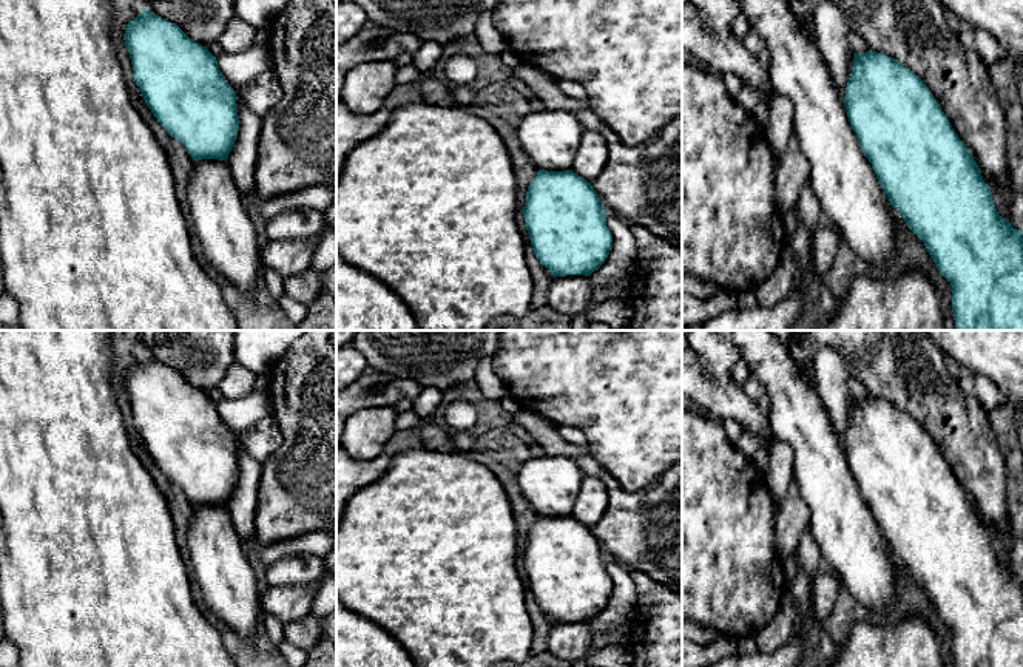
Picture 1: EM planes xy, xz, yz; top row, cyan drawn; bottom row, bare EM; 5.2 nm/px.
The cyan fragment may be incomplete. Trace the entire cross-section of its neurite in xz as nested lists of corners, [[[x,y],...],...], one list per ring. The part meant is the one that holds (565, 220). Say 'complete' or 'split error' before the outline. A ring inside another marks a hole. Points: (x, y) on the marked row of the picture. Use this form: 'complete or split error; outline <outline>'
split error; outline [[[545,108],[528,113],[515,130],[518,142],[539,168],[522,212],[535,258],[554,276],[591,275],[608,258],[613,235],[606,227],[603,202],[591,182],[572,171],[583,127],[563,108]]]

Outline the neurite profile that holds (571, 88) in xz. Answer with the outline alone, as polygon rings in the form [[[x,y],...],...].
[[[560,79],[559,88],[568,96],[577,100],[588,100],[588,93],[582,83],[569,79]]]

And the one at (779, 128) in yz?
[[[782,94],[770,97],[765,137],[775,156],[787,151],[793,141],[793,103]]]

